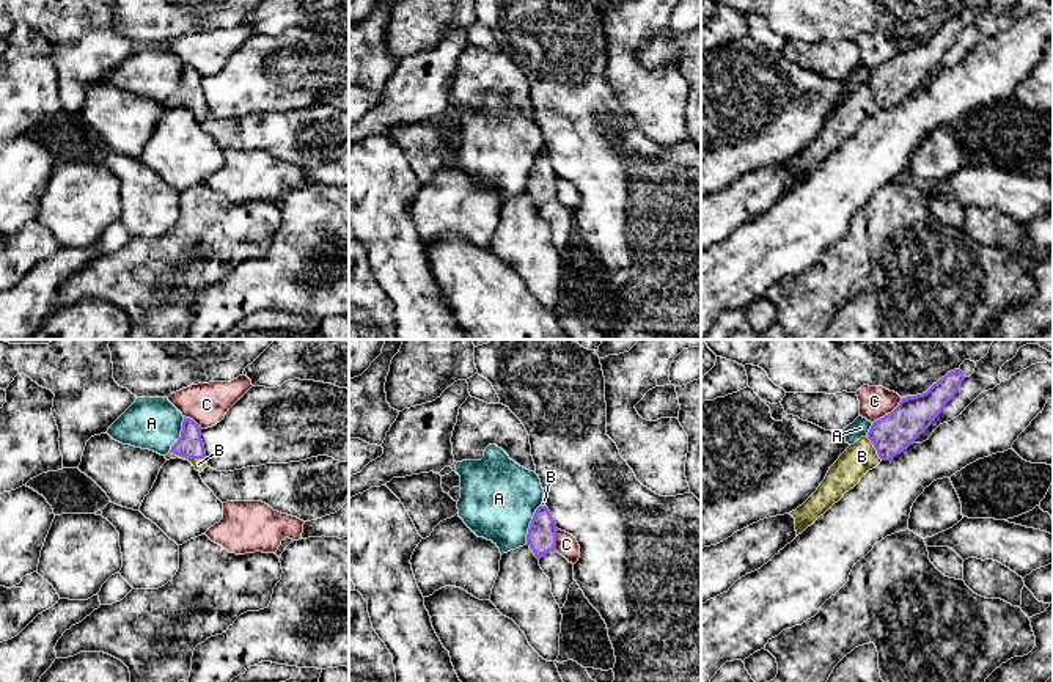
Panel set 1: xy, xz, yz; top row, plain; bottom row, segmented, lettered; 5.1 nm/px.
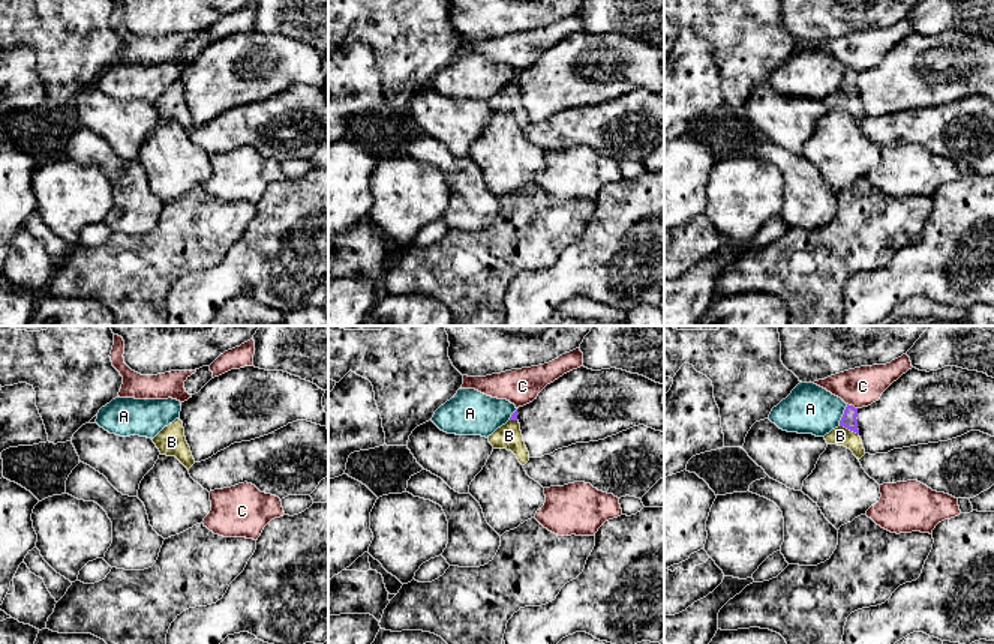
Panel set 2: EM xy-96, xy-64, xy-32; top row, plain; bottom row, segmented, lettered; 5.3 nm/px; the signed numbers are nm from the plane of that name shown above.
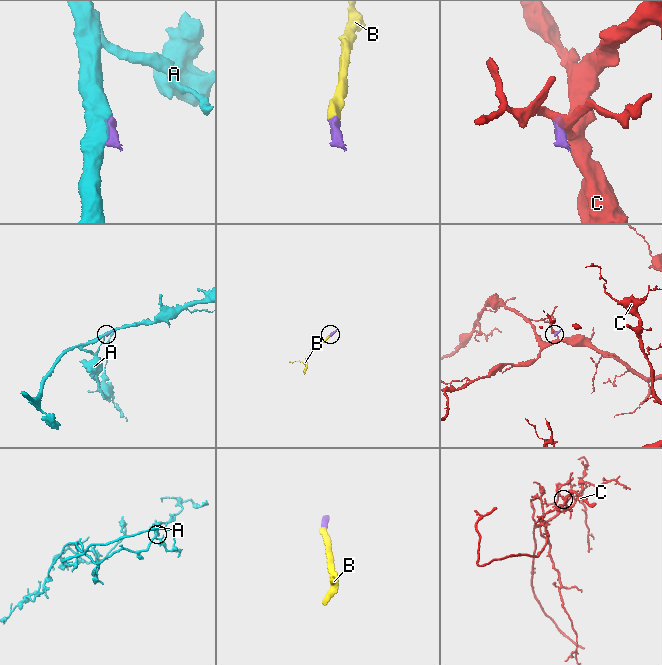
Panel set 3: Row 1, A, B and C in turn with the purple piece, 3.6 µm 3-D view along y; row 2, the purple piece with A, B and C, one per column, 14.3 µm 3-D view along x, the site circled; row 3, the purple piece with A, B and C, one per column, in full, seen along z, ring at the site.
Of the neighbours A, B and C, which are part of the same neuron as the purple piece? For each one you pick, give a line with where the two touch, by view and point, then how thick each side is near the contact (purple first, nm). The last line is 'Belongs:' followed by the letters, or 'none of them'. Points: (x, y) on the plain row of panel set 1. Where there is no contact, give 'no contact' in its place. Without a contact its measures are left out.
B: xy (187, 106) | 140/60 nm
Belongs: B

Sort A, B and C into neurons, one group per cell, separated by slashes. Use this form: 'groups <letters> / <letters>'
groups A / B / C

